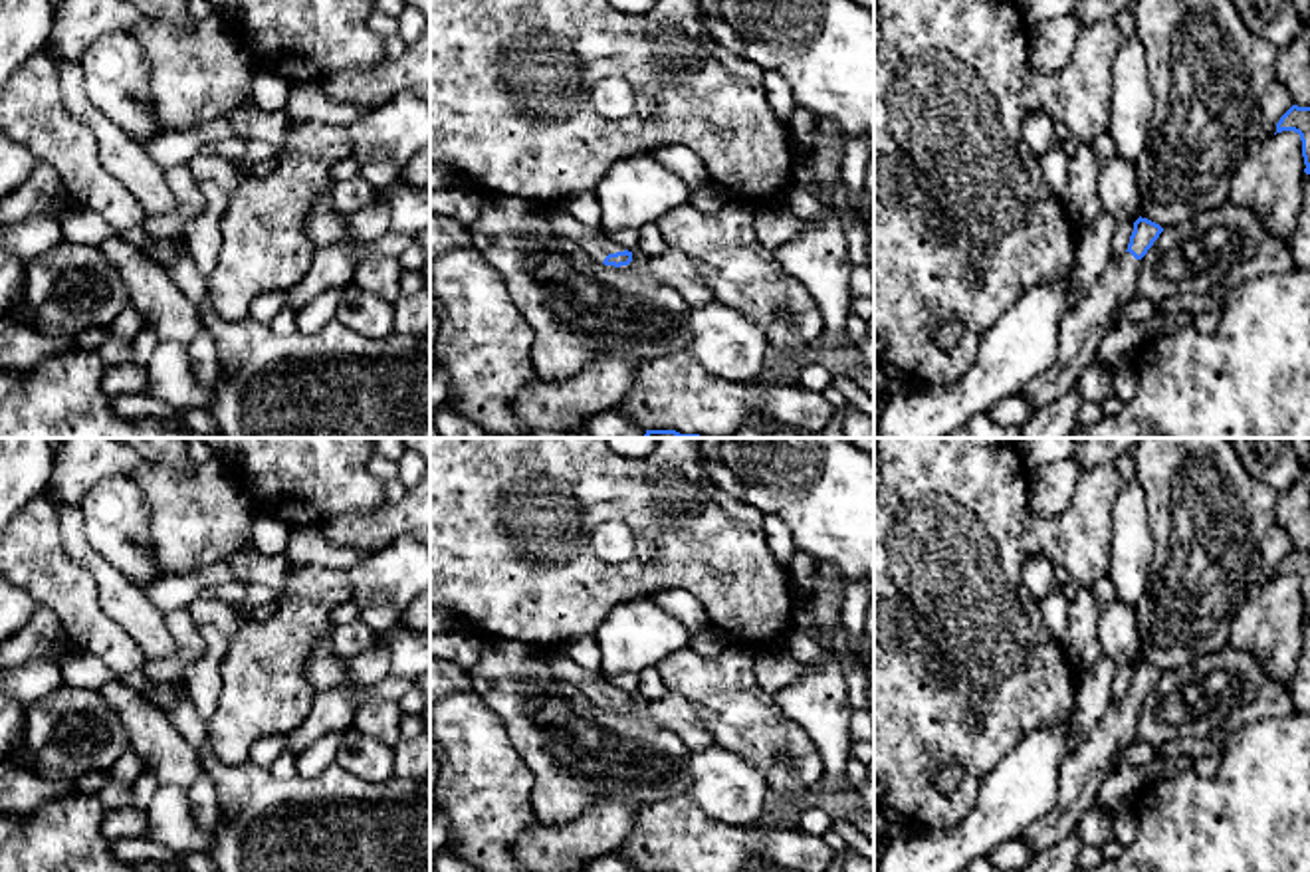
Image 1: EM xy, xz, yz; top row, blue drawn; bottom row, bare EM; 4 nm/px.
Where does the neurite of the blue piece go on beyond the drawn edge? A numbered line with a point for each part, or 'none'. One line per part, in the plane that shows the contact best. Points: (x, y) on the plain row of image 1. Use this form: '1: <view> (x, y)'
1: xz (593, 684)

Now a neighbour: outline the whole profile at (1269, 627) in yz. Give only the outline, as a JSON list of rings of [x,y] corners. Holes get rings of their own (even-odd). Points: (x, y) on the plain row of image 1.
[[[1294,575],[1264,583],[1231,626],[1231,646],[1253,654],[1268,680],[1290,690],[1302,652],[1302,585]]]

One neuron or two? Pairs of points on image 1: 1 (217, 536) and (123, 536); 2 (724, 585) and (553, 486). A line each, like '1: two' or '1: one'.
1: two
2: one

